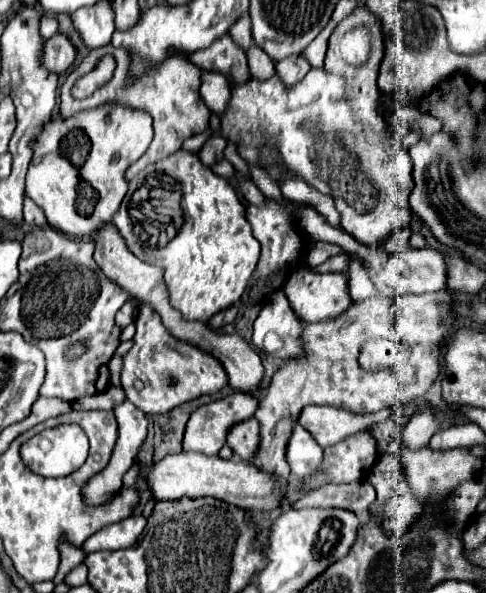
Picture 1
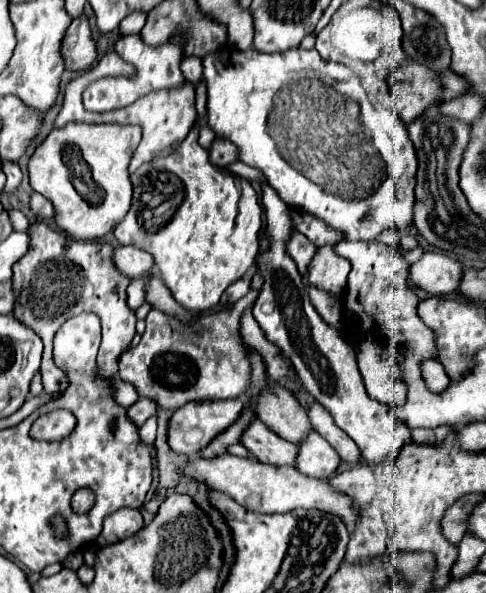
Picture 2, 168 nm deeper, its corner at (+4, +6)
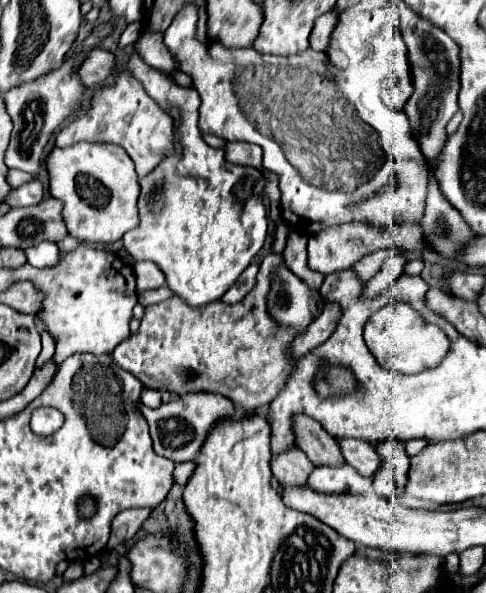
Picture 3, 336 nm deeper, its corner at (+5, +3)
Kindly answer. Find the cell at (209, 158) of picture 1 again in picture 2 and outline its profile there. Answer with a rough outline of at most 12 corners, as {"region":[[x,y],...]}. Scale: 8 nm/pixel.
{"region":[[216,138],[210,148],[210,162],[226,168],[238,160],[238,146]]}

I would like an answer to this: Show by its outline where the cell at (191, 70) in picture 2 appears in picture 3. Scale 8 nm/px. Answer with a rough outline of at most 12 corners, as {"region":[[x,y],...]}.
{"region":[[143,33],[135,51],[151,67],[179,71],[159,33]]}

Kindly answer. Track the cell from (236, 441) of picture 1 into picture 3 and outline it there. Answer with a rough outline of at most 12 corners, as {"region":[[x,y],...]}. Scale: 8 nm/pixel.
{"region":[[299,447],[271,457],[271,473],[285,485],[305,485],[313,463]]}

